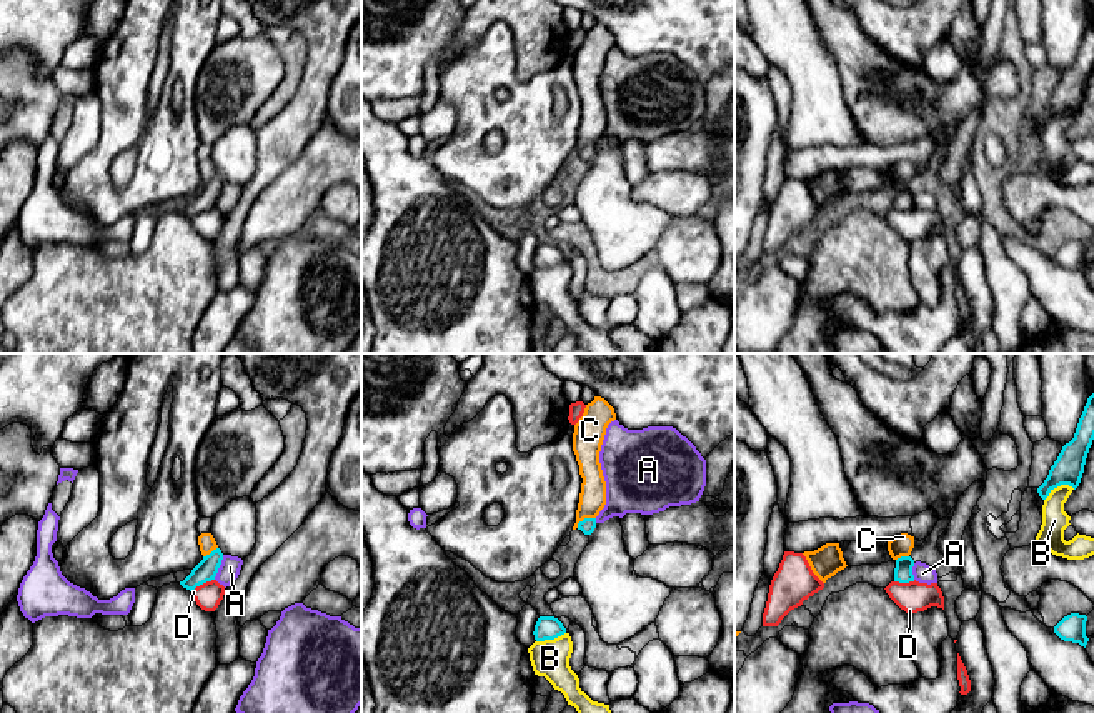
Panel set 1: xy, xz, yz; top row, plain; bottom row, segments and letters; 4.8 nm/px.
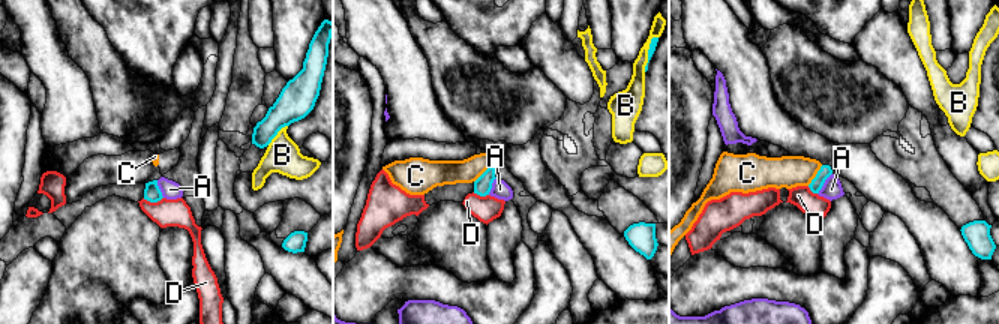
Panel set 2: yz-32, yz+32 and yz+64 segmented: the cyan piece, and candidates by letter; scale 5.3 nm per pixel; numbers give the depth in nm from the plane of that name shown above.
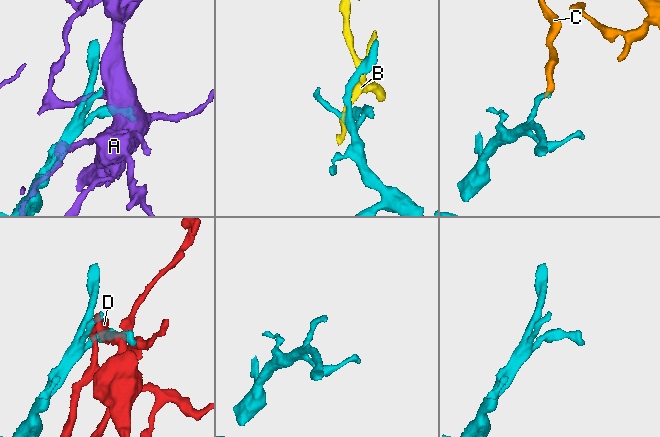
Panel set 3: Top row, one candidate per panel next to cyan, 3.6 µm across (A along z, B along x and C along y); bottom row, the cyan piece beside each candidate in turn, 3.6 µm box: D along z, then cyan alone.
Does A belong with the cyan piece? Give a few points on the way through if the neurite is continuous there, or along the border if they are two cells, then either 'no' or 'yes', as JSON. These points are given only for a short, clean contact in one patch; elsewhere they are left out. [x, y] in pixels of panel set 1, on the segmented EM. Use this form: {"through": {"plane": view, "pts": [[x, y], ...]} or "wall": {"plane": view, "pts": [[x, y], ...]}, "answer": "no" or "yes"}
{"answer": "no"}

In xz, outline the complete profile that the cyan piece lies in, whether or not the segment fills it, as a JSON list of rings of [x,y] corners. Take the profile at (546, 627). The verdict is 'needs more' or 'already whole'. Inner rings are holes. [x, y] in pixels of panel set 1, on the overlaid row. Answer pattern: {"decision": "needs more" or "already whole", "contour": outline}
{"decision": "already whole", "contour": [[[540,616],[533,631],[536,641],[554,640],[564,633],[566,628],[554,616]]]}

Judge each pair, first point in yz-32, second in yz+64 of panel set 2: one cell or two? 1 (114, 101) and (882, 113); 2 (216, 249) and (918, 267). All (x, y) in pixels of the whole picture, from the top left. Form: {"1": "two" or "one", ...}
{"1": "one", "2": "two"}

